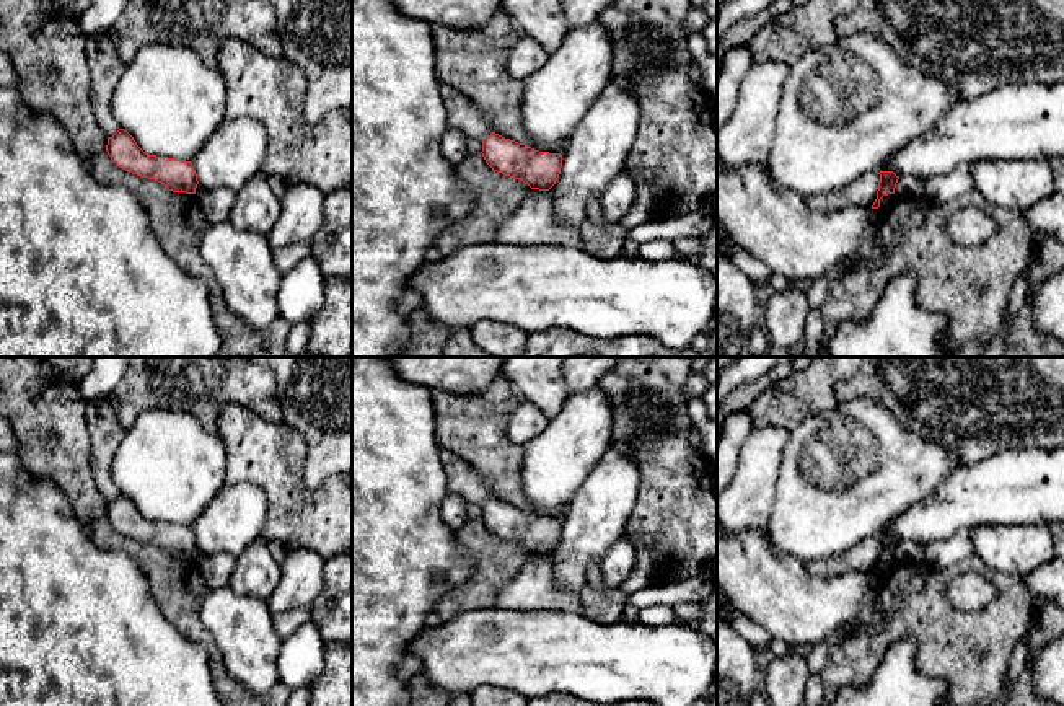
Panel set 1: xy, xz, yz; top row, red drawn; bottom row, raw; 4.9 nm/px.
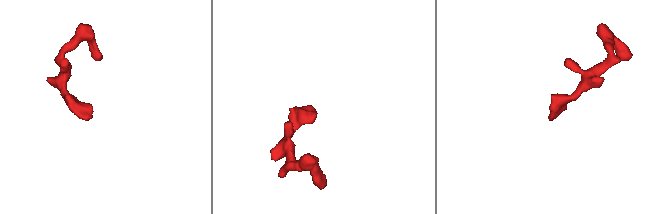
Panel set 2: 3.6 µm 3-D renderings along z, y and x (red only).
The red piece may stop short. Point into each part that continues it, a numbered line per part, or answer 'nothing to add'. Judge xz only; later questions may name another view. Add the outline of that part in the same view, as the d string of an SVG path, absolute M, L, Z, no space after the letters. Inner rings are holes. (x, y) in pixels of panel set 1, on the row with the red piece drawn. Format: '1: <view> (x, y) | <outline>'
1: xz (463, 114) | M442 85L440 95L448 116L448 126L459 129L469 139L484 140L492 134L492 127L481 109L459 90Z

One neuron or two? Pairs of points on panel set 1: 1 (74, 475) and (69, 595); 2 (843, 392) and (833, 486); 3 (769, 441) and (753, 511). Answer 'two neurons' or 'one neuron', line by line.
1: two neurons
2: two neurons
3: one neuron

